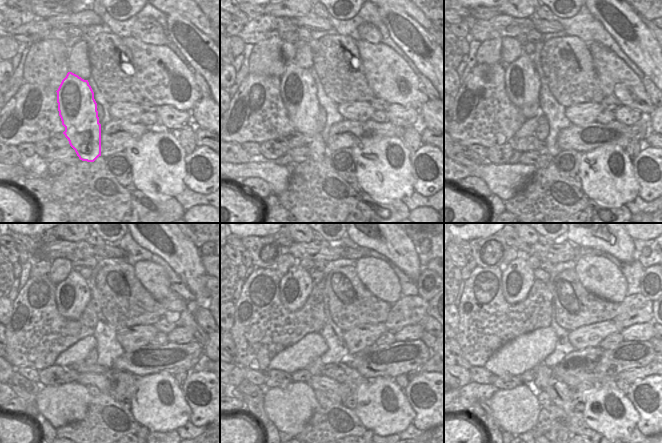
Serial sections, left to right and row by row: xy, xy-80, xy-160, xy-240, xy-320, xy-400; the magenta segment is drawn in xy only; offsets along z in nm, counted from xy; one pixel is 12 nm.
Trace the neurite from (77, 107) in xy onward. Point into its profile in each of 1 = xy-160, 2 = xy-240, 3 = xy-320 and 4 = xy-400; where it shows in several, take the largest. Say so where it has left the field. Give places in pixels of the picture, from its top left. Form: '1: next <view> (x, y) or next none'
1: next xy-160 (522, 83)
2: next xy-240 (93, 390)
3: next xy-320 (320, 395)
4: next xy-400 (544, 399)

